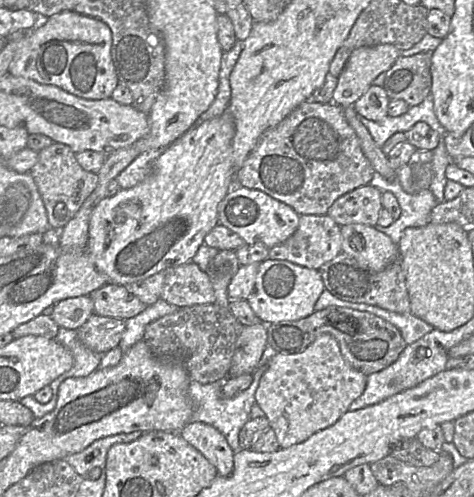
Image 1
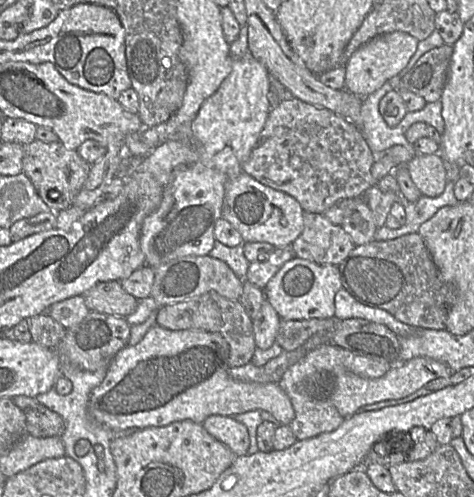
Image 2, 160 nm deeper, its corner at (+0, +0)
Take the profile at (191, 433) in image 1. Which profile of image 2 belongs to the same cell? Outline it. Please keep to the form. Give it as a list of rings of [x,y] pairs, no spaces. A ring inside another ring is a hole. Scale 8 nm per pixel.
[[[211,415],[202,424],[213,437],[226,444],[236,456],[247,454],[250,445],[248,429],[233,416]]]

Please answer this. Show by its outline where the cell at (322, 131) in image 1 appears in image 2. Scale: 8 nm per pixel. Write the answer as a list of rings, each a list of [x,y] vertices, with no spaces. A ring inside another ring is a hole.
[[[292,97],[271,108],[243,170],[260,183],[294,197],[305,212],[324,214],[335,203],[360,197],[376,185],[371,173],[375,156],[349,120]]]

